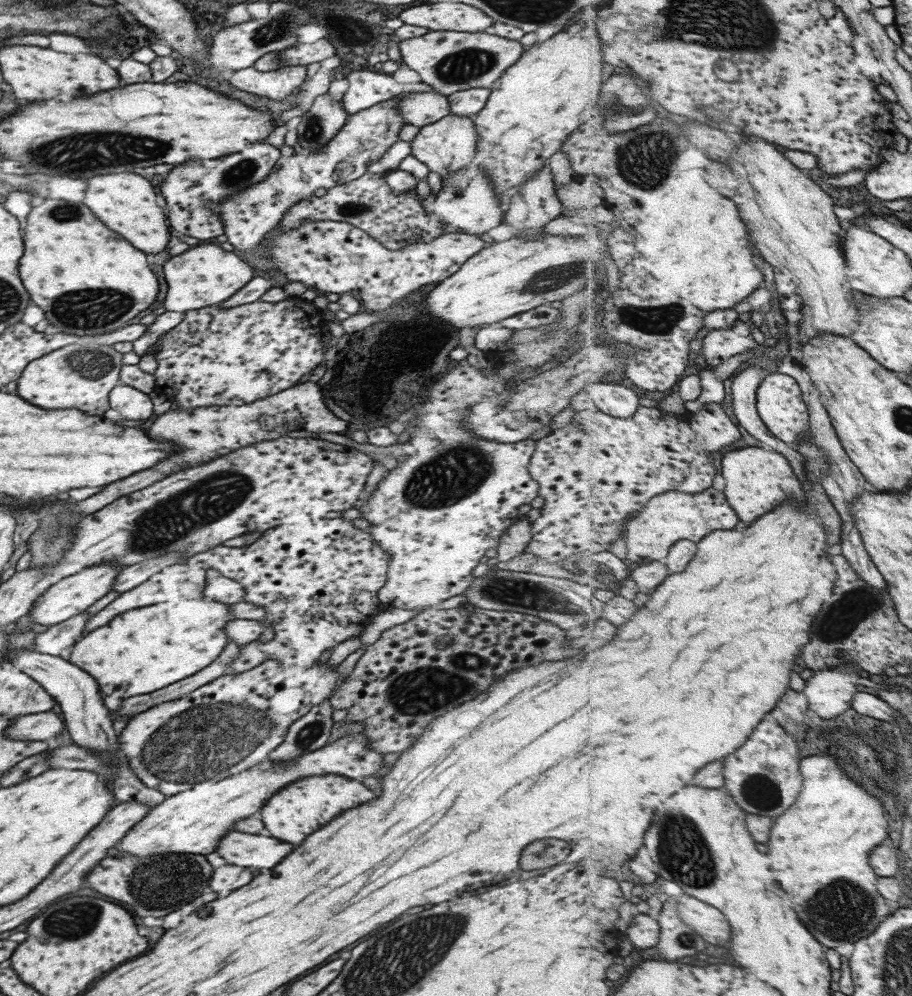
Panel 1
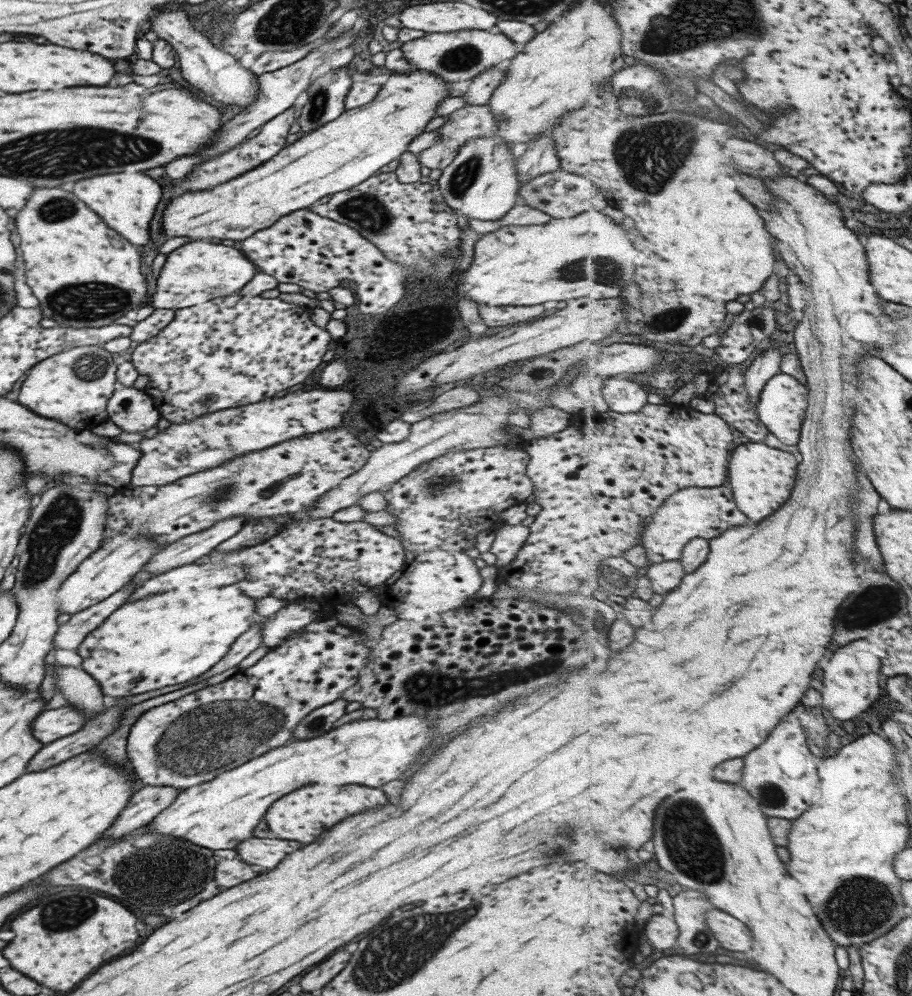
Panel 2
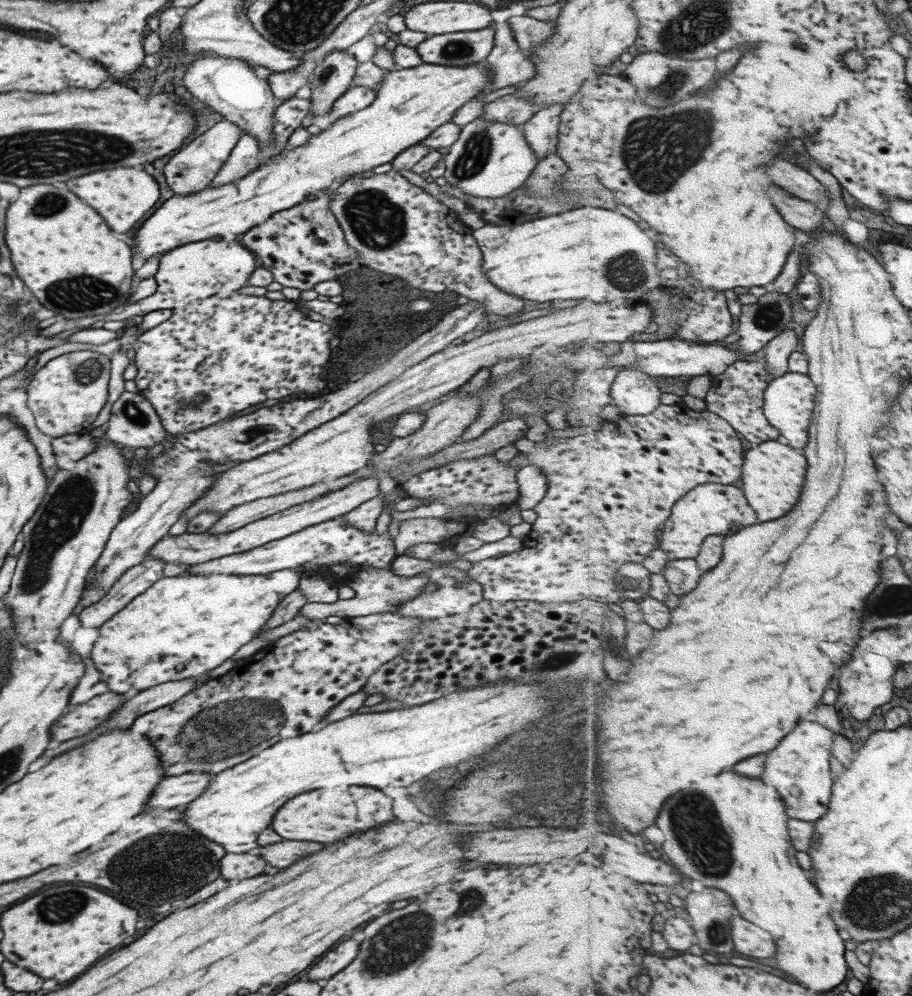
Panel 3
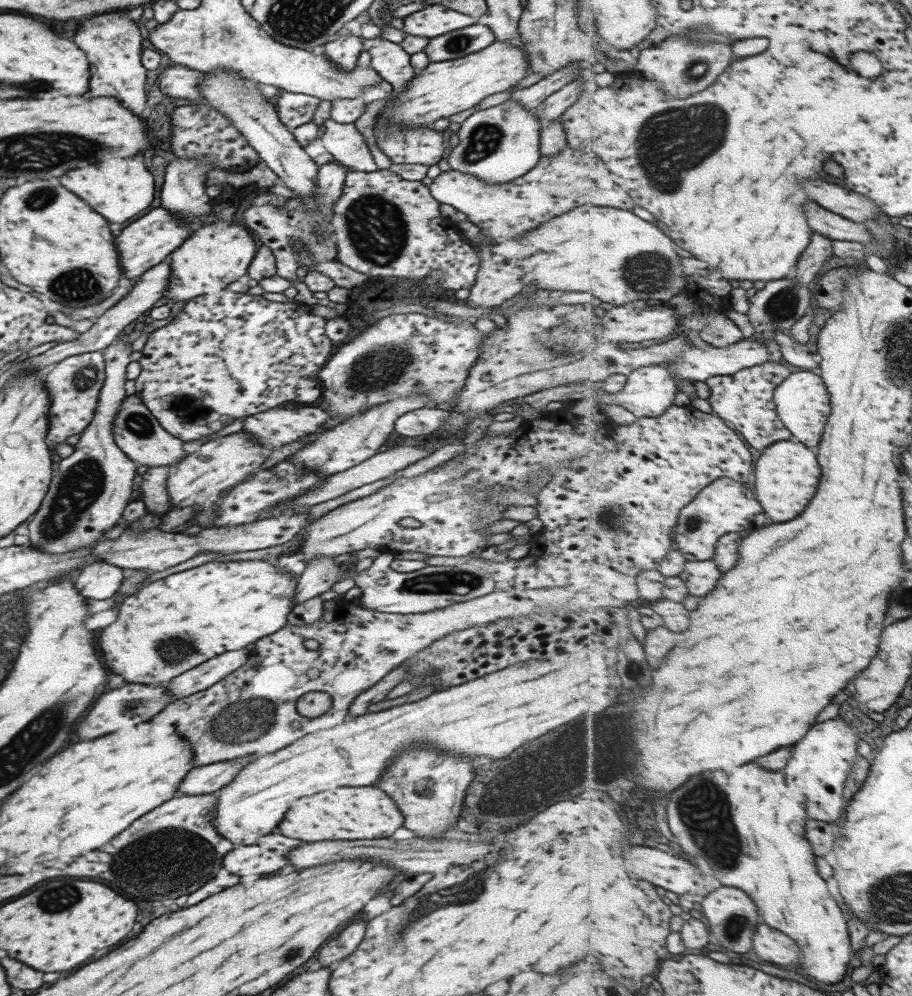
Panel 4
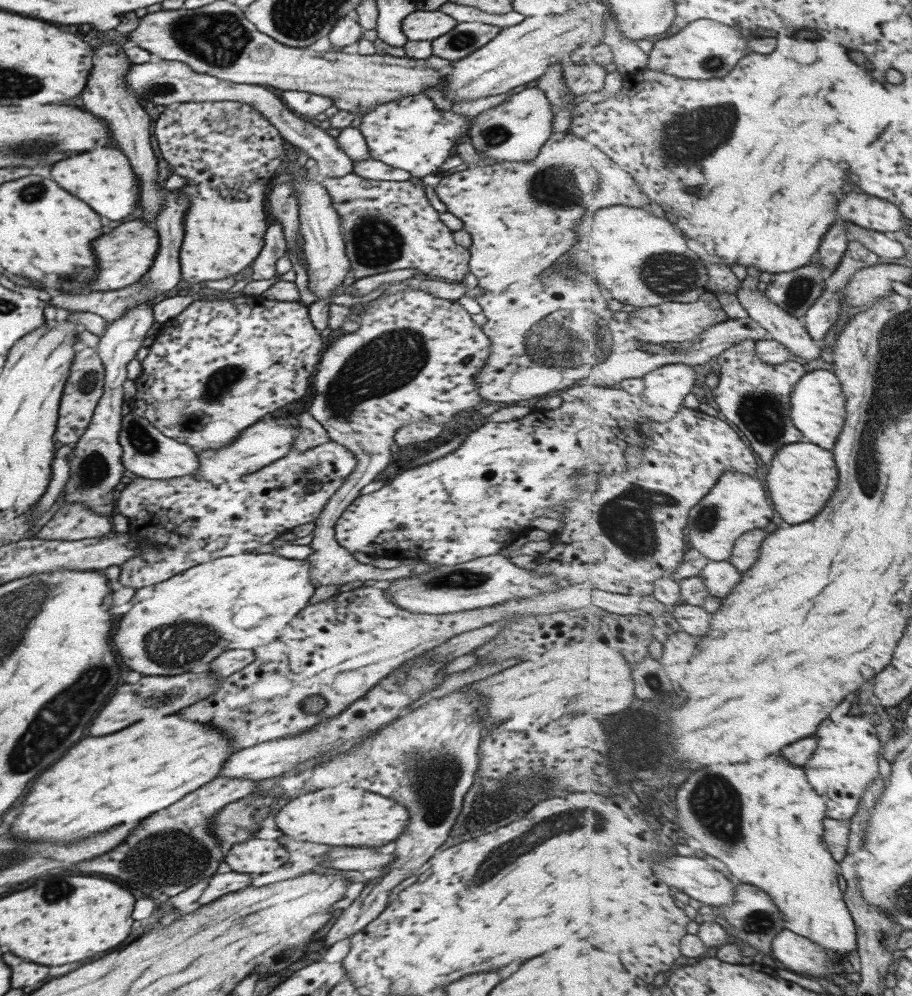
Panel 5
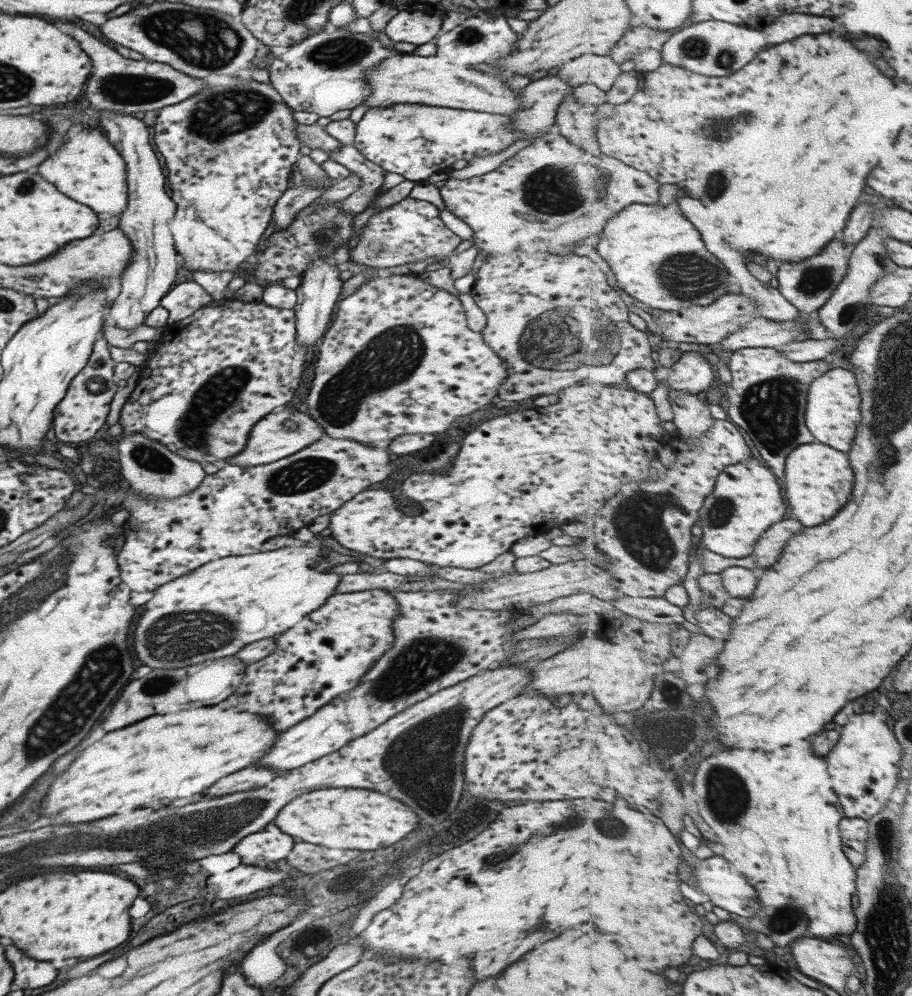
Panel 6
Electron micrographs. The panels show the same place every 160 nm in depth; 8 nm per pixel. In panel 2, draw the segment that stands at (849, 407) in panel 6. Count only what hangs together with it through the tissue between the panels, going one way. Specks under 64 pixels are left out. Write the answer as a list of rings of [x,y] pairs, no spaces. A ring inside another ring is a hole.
[[[779,373],[765,385],[762,390],[757,411],[760,419],[768,426],[771,434],[774,434],[783,444],[799,444],[802,426],[808,414],[809,408],[808,385],[798,378],[787,373]]]

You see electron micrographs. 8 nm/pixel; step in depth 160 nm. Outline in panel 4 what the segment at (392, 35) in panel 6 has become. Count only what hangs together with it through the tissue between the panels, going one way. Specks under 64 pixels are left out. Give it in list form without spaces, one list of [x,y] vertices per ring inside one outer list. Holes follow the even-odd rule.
[[[428,4],[423,9],[403,17],[402,31],[430,39],[477,22],[479,22],[477,18],[451,10],[443,5]]]

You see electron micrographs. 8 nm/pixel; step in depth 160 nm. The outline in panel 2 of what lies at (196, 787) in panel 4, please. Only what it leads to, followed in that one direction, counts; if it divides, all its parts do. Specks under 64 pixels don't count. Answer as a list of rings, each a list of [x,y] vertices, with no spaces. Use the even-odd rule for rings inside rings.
[[[143,785],[131,795],[129,806],[121,810],[121,814],[109,826],[109,832],[105,832],[105,836],[117,838],[121,834],[147,825],[173,802],[179,791],[172,786]]]

